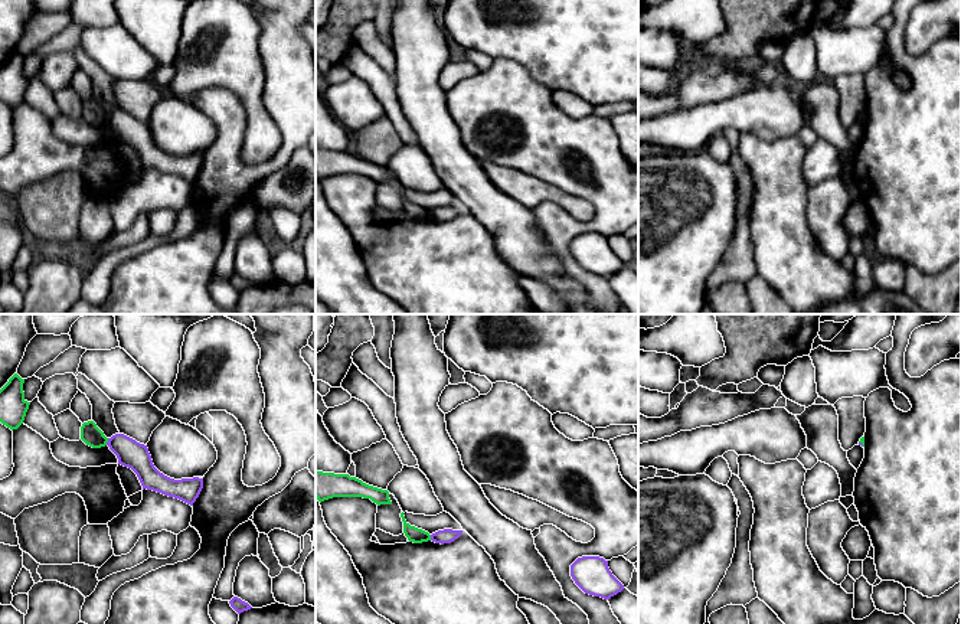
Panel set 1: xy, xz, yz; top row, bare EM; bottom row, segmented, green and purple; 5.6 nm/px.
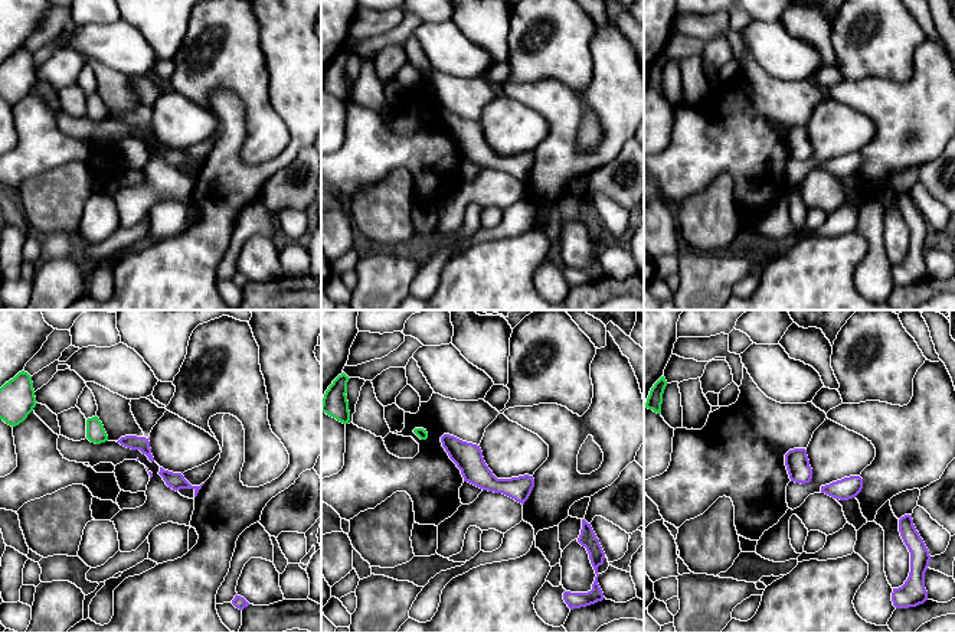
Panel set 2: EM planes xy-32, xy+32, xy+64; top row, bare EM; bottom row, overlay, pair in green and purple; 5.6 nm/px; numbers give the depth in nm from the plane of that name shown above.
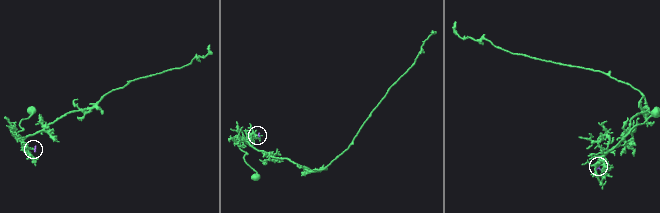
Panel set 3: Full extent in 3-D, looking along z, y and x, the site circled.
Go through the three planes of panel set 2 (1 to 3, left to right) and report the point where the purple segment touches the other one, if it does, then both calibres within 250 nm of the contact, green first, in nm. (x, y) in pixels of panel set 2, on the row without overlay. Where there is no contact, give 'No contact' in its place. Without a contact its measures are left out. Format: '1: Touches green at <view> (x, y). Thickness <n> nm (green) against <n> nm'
1: No contact
2: No contact
3: No contact

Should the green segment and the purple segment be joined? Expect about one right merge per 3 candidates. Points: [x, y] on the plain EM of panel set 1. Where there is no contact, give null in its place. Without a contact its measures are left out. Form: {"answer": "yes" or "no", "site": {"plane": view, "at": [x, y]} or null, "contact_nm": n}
{"answer": "no", "site": {"plane": "xy", "at": [107, 118]}, "contact_nm": 40}

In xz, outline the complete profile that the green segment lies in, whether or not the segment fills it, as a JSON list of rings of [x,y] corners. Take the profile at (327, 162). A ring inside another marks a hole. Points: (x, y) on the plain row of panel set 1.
[[[316,148],[316,176],[321,180],[333,174],[363,174],[377,183],[392,182],[388,167],[369,163],[349,151]]]

